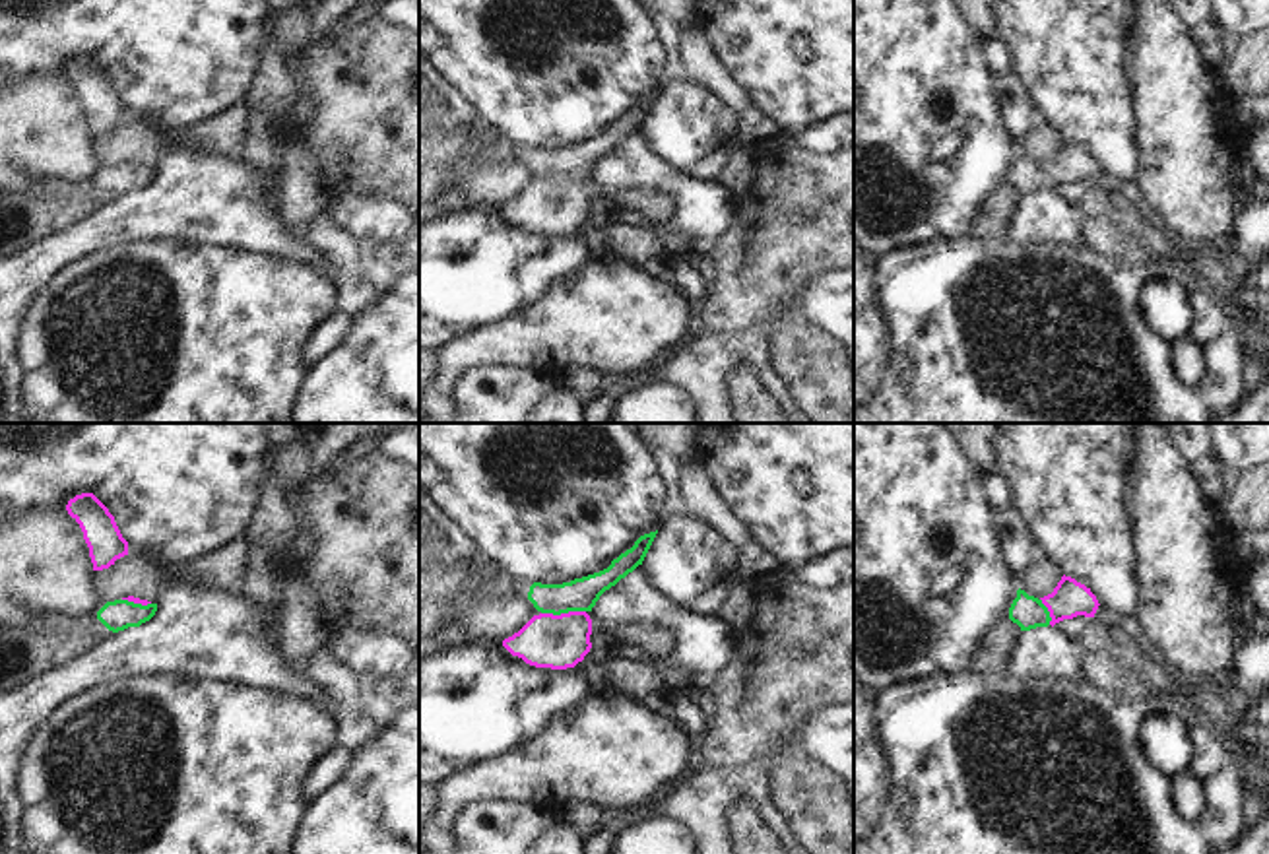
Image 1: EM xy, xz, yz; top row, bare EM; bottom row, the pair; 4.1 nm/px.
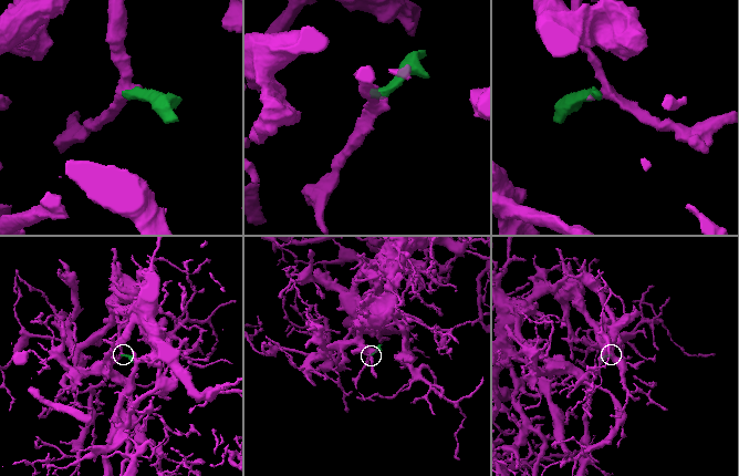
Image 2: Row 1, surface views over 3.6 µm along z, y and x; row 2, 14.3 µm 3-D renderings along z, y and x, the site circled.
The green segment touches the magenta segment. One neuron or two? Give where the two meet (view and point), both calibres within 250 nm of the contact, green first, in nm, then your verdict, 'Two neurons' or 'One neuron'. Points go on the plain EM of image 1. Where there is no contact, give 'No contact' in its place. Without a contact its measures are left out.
Touches green at xz (563, 177). Thickness 140 nm (green) against 220 nm. One neuron

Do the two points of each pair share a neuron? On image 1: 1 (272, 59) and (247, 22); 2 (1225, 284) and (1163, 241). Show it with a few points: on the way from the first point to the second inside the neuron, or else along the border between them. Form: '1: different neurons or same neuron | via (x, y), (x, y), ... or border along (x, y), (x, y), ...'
1: different neurons | border along (266, 30), (262, 59), (249, 88)
2: same neuron | via (1209, 272), (1178, 253)

